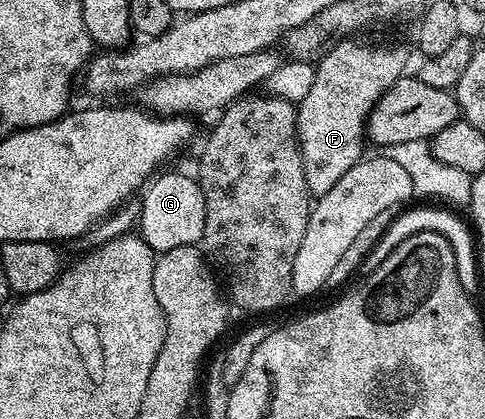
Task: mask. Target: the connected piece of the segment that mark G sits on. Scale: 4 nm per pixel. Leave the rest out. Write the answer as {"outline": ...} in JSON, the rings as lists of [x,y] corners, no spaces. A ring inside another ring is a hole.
{"outline":[[[181,173],[158,174],[144,190],[139,215],[139,235],[155,253],[198,244],[204,233],[205,205],[202,189],[194,176]]]}

